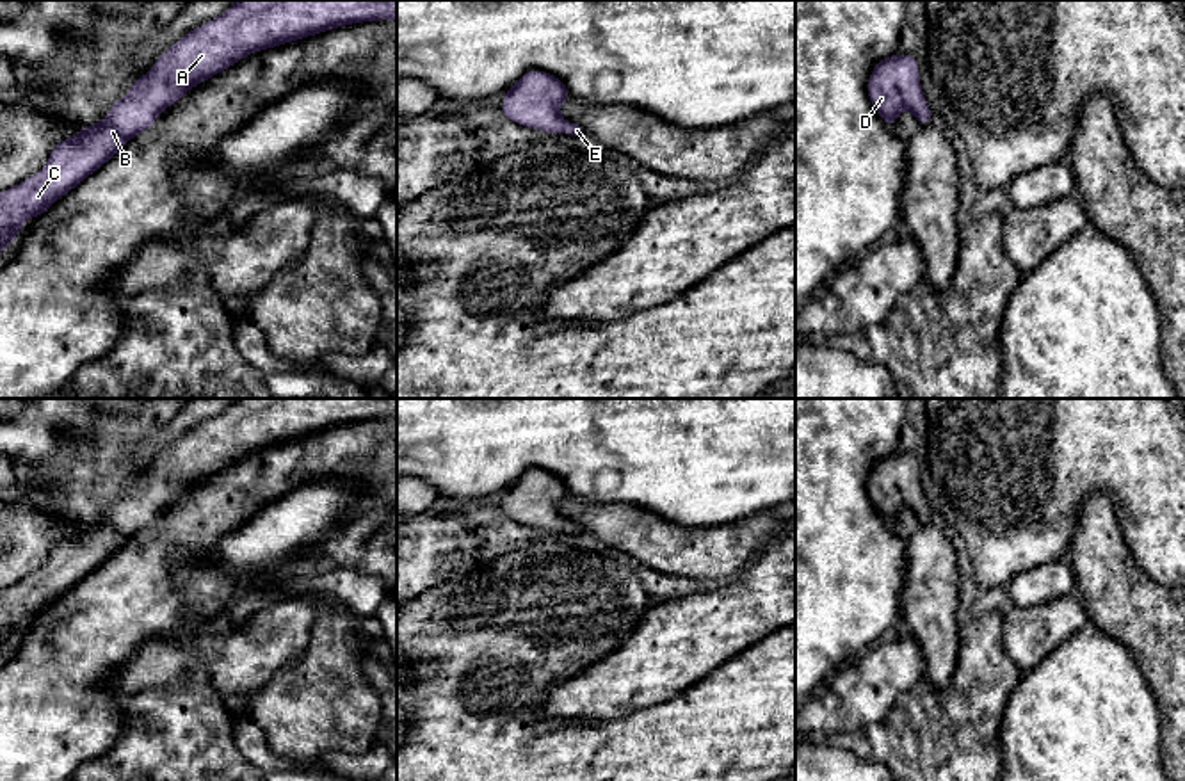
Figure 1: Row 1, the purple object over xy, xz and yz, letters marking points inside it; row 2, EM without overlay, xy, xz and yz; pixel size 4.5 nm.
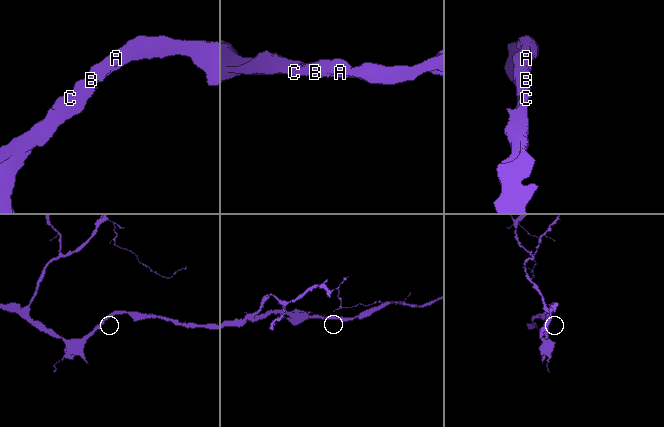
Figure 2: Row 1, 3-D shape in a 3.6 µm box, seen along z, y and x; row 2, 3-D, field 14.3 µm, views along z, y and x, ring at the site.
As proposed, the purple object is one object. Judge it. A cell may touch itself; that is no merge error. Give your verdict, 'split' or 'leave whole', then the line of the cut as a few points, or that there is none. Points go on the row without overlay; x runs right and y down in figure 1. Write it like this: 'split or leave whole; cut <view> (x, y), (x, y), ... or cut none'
leave whole; cut none

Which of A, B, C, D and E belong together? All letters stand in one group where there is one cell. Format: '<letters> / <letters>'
A B C D E

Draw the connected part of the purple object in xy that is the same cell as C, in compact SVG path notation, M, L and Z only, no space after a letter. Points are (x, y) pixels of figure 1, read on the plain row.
M238 399L160 454L101 521L57 541L44 568L0 591L0 653L27 617L43 614L194 484L253 450L379 418L397 418L397 399Z

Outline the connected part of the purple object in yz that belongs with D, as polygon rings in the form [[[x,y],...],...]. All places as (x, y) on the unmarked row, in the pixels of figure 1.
[[[895,452],[879,459],[868,477],[867,489],[875,511],[891,527],[902,507],[909,507],[920,523],[932,521],[915,454]]]

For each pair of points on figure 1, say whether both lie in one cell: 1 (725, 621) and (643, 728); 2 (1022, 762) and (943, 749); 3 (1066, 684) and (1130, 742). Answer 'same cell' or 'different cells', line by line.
1: different cells
2: different cells
3: same cell

